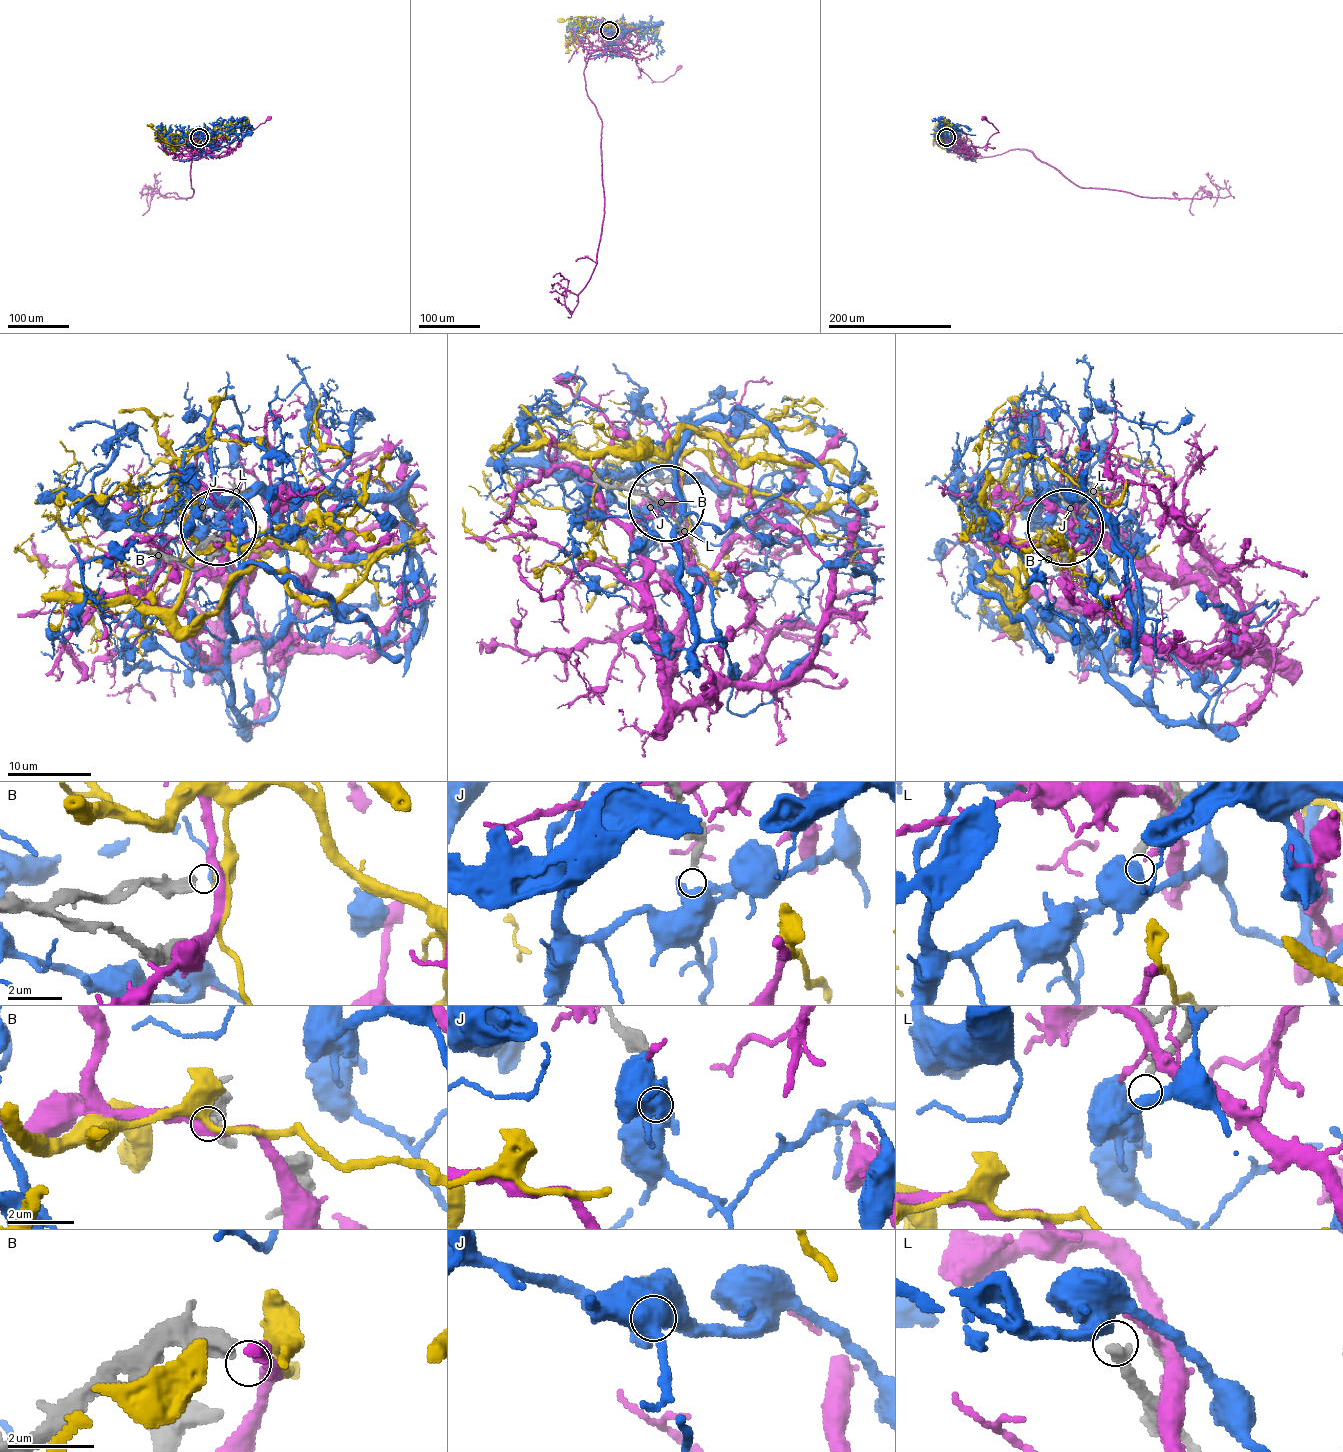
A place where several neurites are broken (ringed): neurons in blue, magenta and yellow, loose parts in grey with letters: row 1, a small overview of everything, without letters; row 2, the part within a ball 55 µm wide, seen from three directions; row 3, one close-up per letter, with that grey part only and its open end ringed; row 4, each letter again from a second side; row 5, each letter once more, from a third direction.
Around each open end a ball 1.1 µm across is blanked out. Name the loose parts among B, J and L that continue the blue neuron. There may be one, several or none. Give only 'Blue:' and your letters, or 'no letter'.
Blue: J

